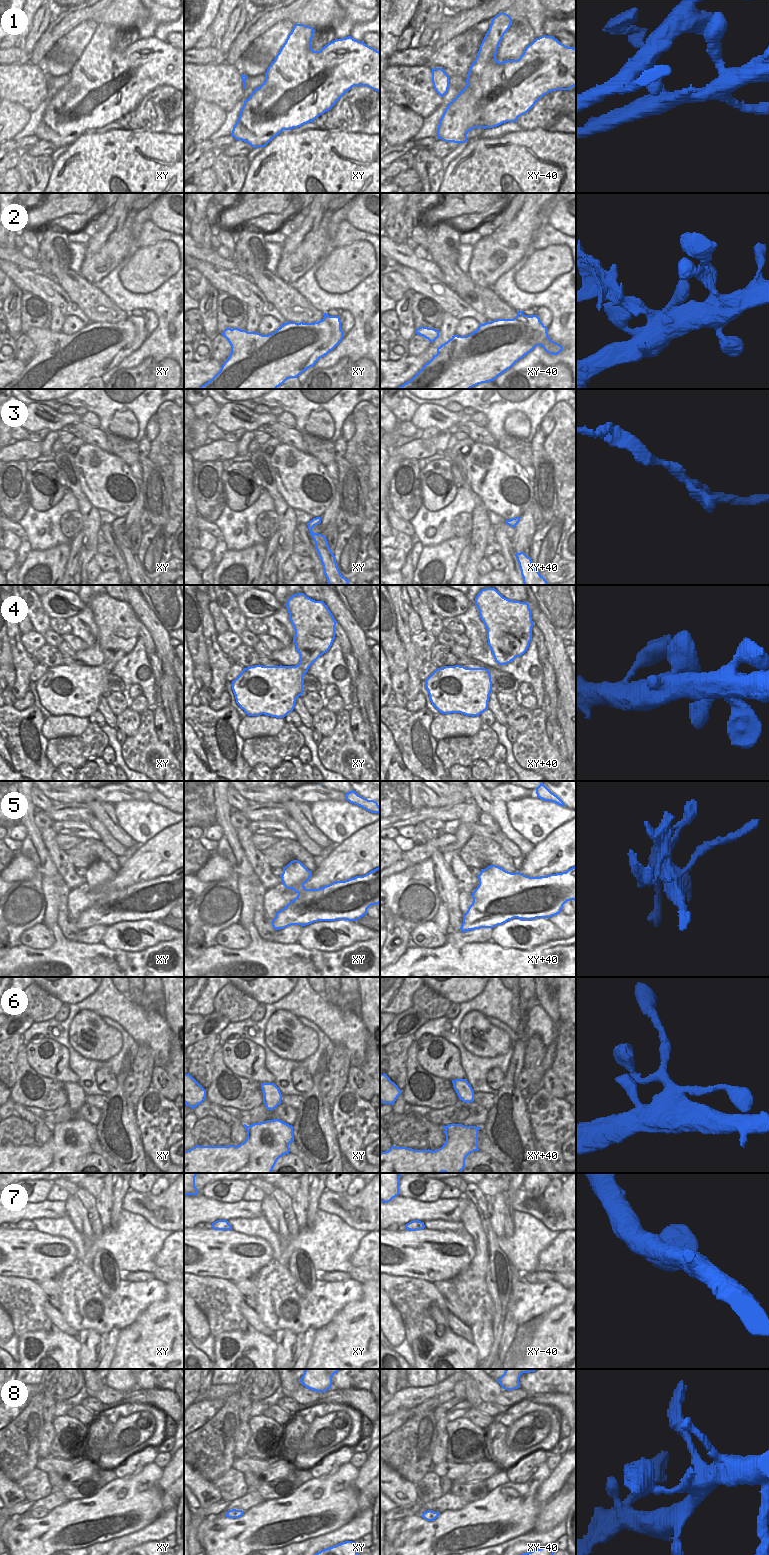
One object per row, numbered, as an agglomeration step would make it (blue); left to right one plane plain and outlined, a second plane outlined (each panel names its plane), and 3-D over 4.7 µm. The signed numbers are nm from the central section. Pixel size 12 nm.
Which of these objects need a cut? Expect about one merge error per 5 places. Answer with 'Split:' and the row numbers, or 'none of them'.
Split: 2, 5

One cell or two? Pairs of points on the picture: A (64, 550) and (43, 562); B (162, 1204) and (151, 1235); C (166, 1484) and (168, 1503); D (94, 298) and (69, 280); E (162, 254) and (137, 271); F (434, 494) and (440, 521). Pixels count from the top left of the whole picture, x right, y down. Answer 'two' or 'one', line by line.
A: one
B: two
C: one
D: one
E: one
F: two

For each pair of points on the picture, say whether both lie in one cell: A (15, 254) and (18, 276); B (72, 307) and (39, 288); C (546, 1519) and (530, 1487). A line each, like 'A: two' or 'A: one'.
A: two
B: one
C: two

